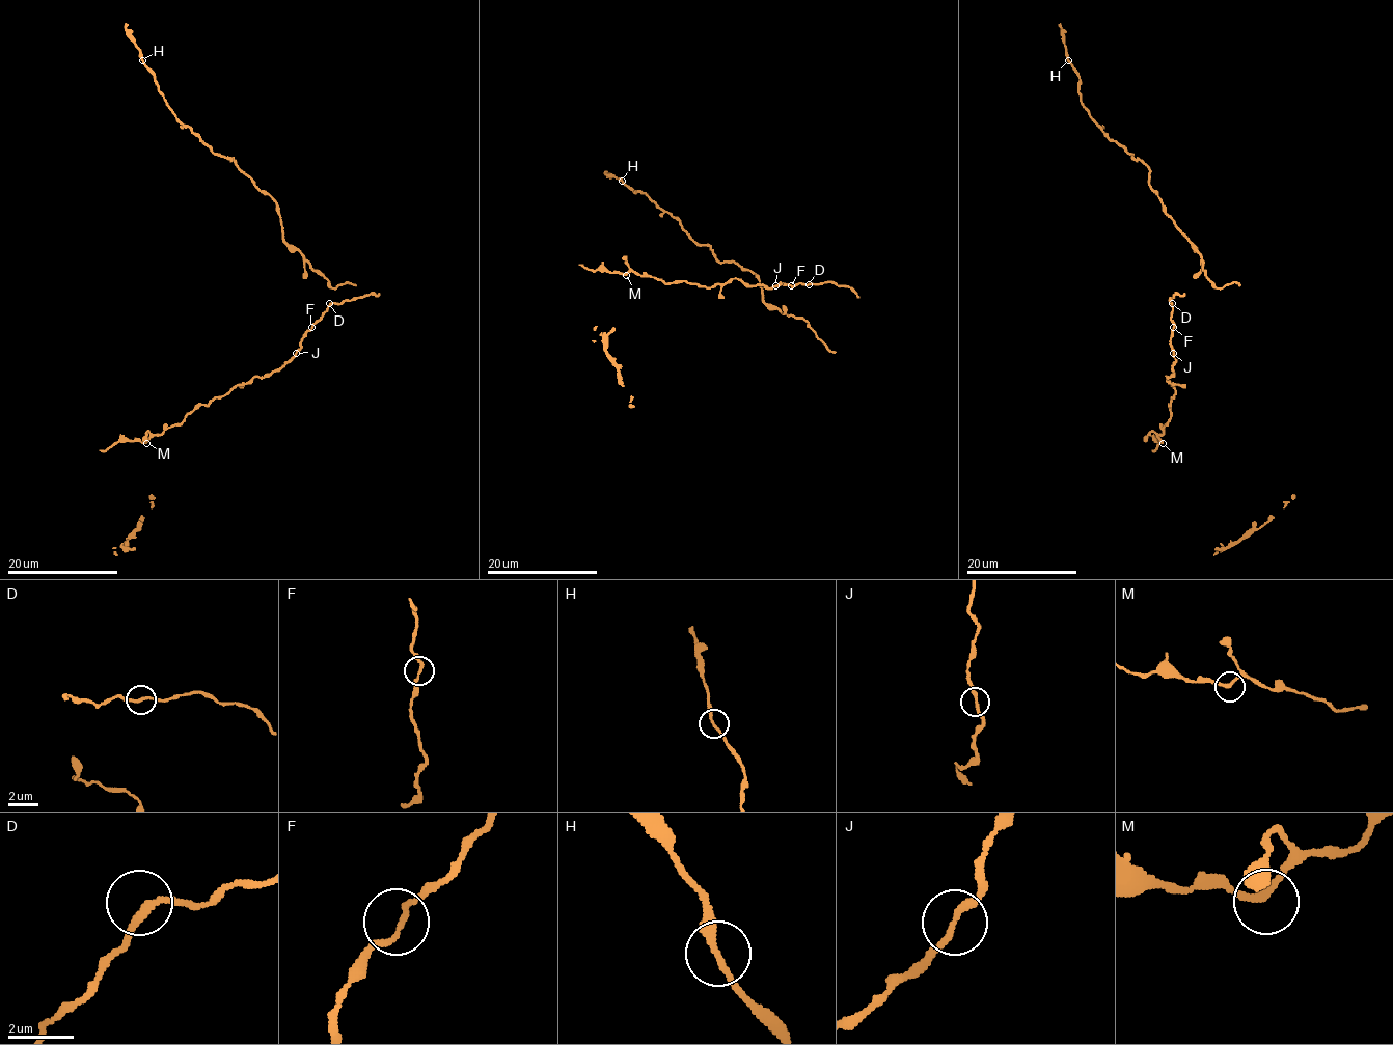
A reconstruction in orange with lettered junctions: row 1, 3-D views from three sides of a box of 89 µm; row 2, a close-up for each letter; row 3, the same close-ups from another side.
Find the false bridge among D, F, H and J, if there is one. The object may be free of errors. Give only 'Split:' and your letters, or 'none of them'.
Split: none of them

